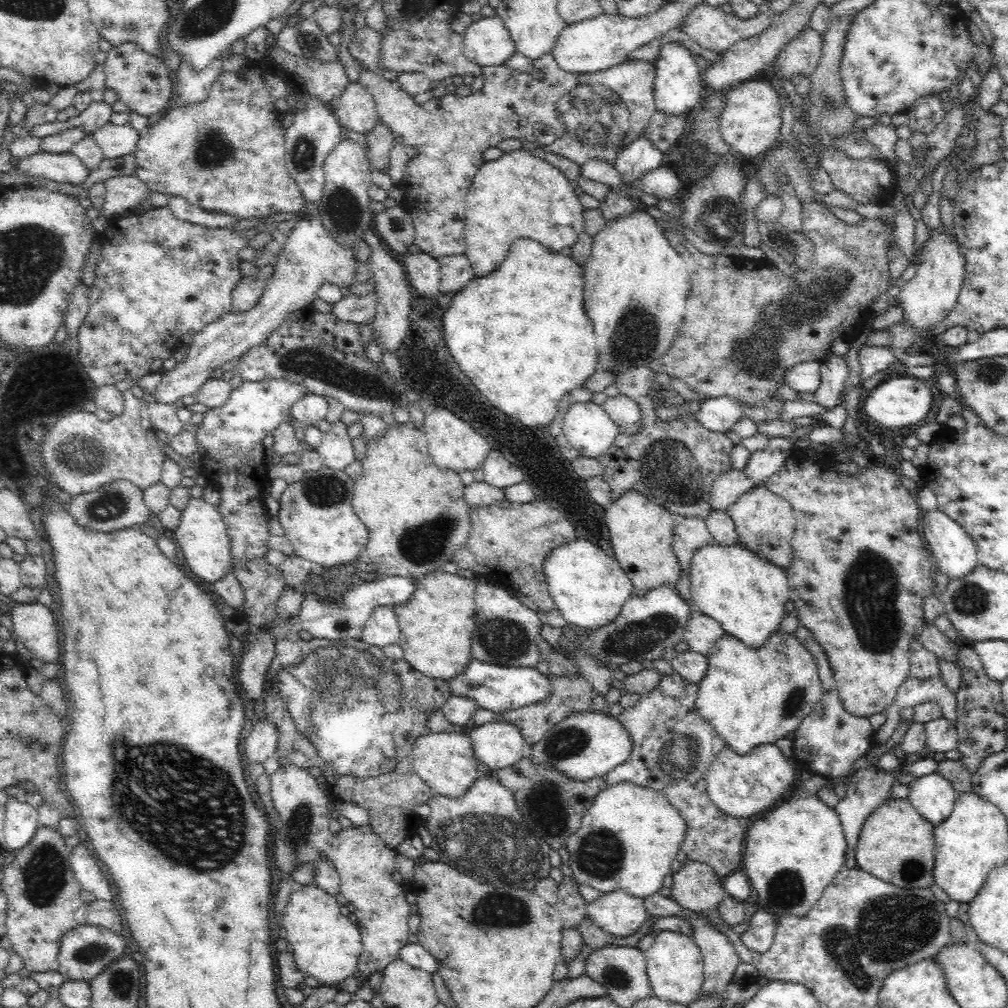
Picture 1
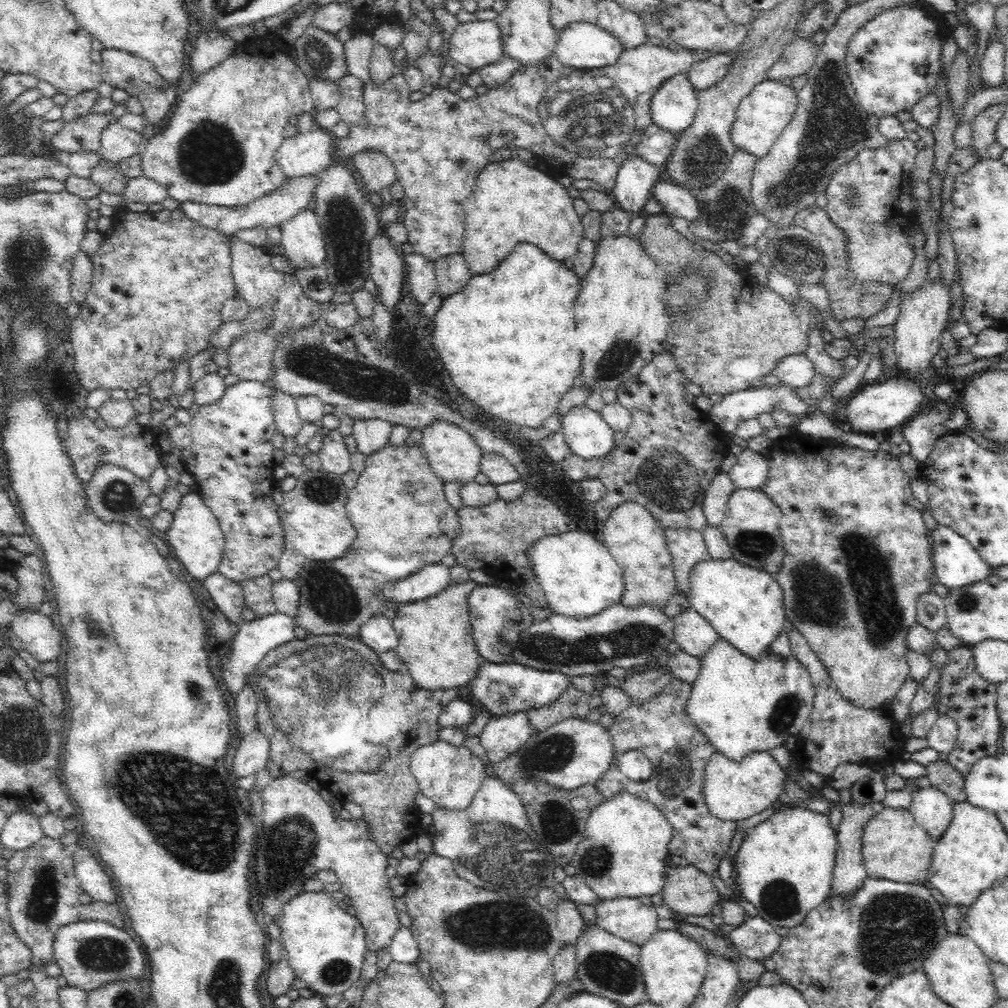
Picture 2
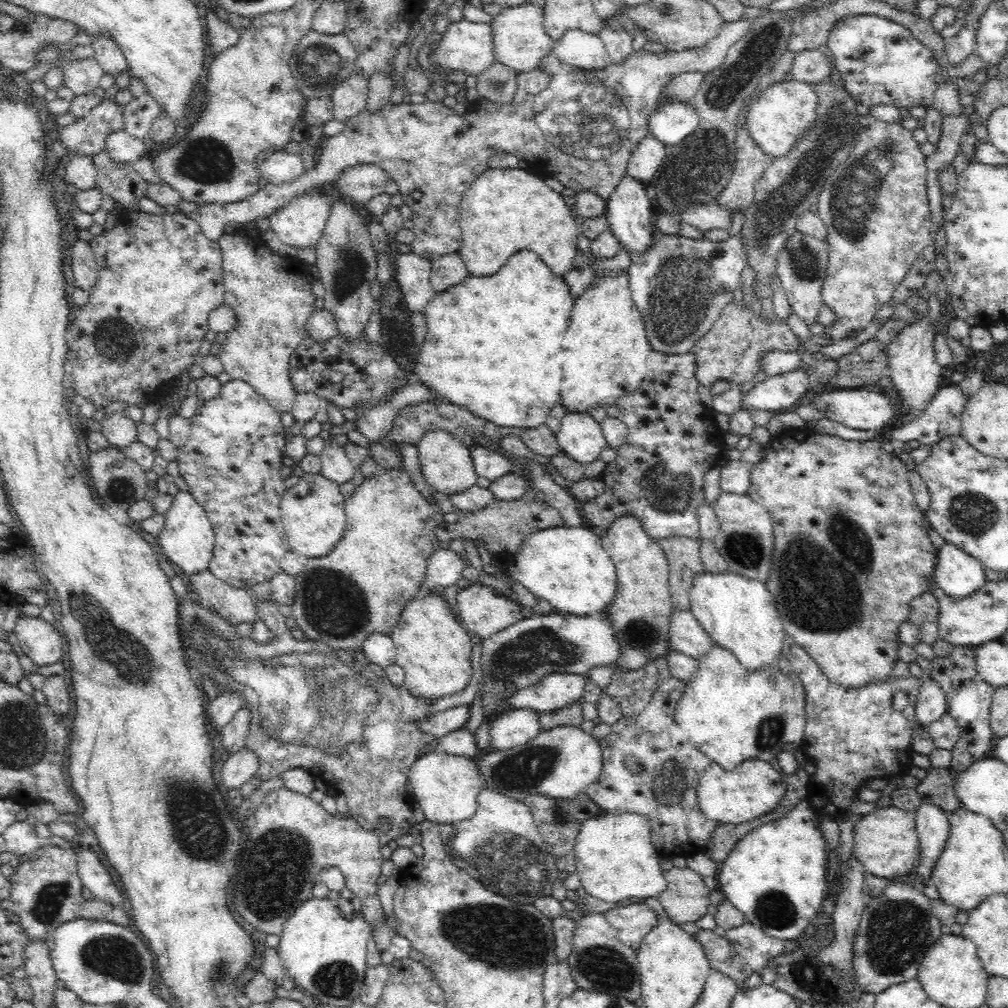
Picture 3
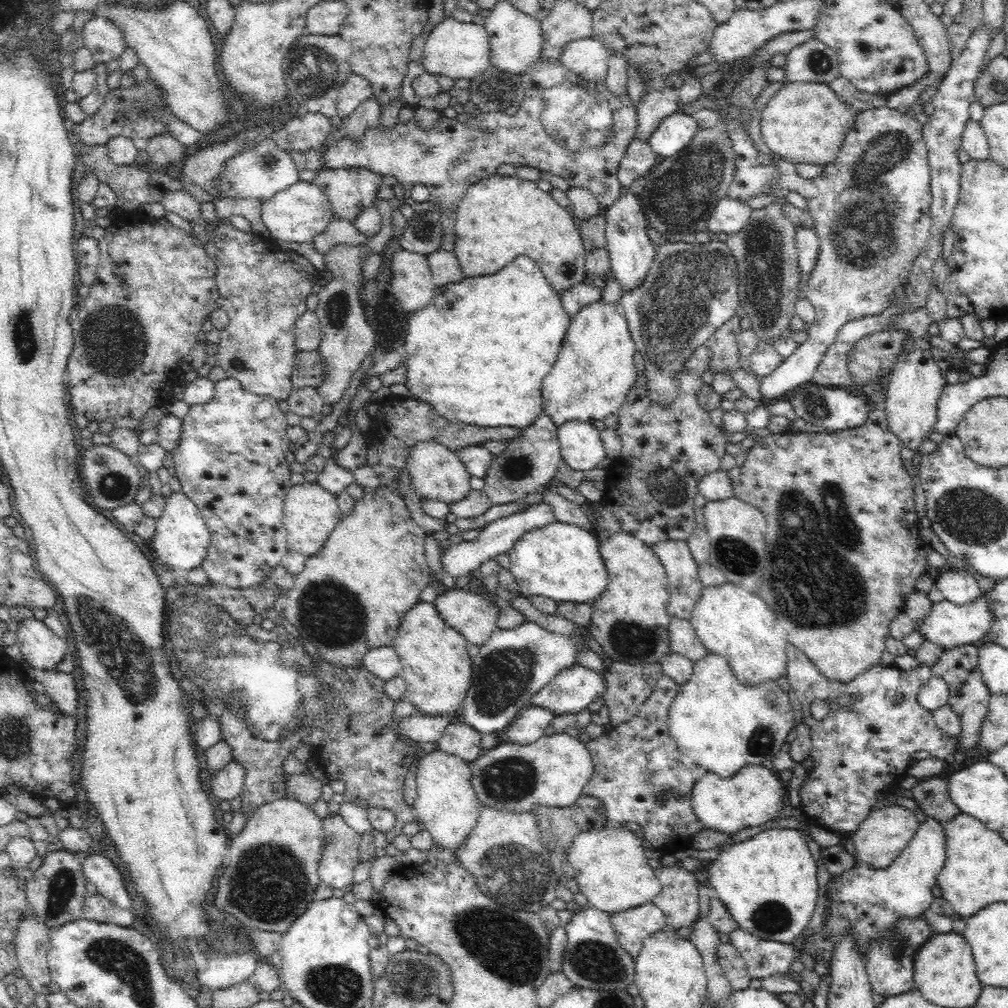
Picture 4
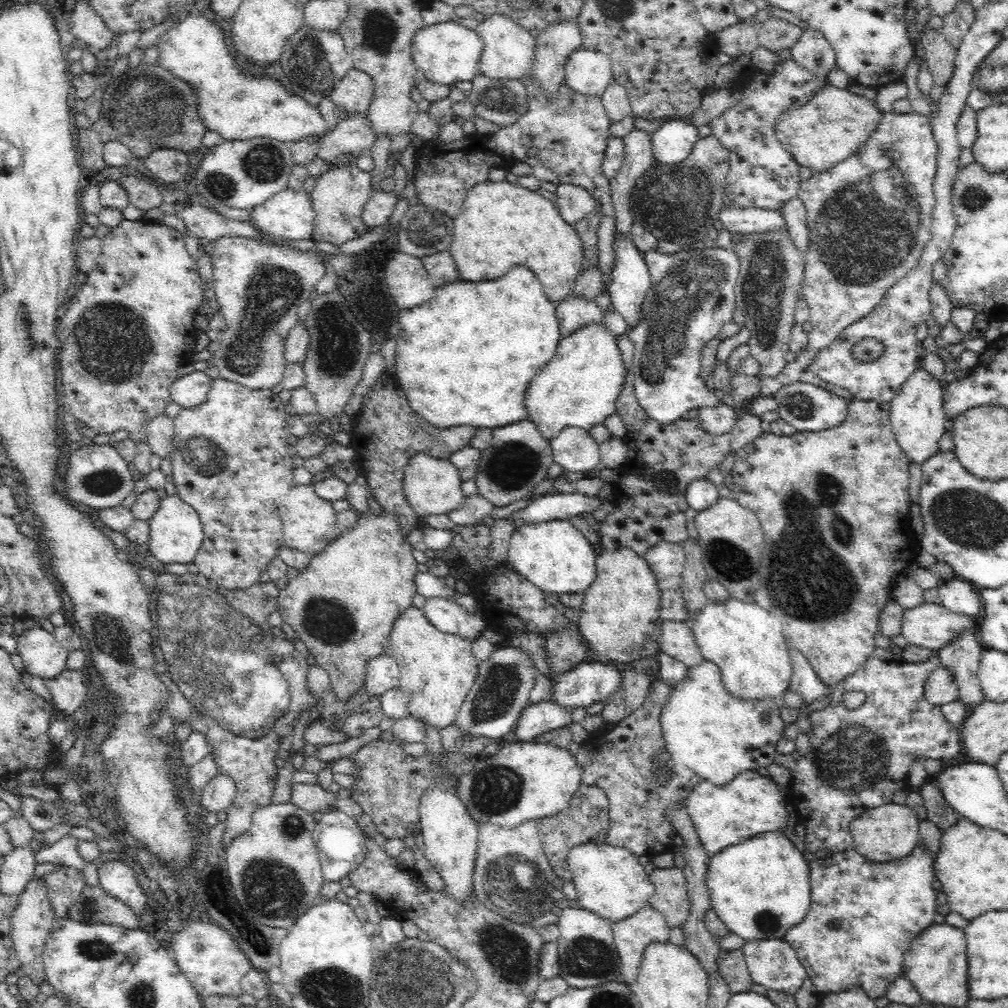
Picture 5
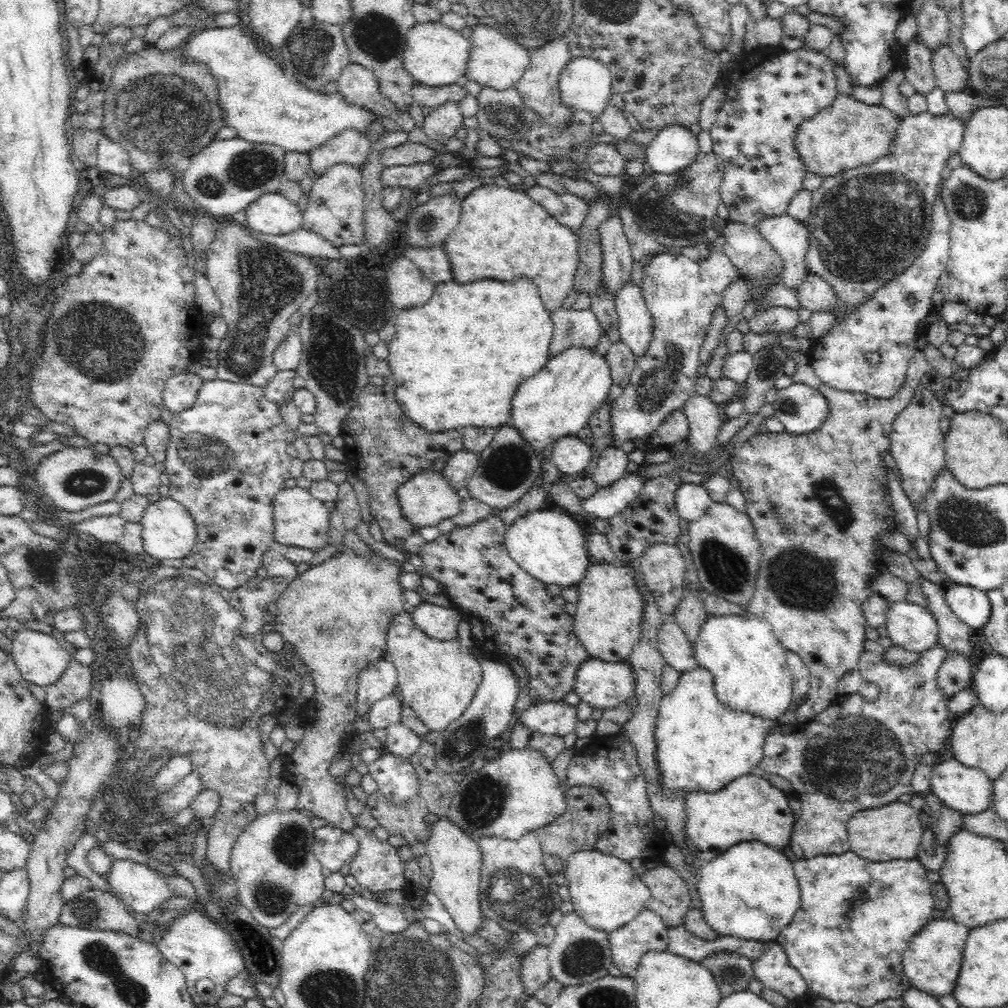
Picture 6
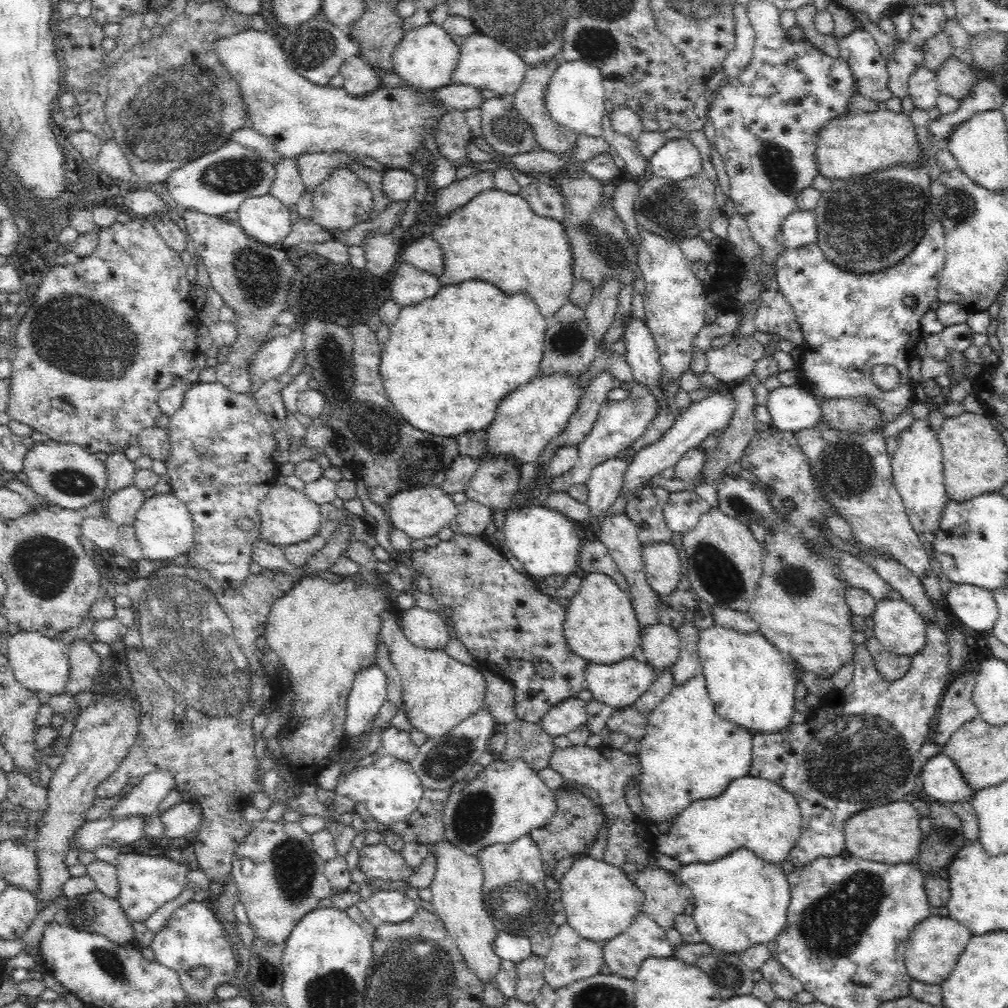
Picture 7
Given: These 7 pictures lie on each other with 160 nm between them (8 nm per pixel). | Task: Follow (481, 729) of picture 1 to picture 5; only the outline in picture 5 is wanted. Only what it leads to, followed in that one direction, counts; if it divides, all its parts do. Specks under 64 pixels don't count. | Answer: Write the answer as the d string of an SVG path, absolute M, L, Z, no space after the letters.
M542 701L531 703L518 717L514 734L519 741L528 742L545 732L570 726L572 709L559 706L558 703Z

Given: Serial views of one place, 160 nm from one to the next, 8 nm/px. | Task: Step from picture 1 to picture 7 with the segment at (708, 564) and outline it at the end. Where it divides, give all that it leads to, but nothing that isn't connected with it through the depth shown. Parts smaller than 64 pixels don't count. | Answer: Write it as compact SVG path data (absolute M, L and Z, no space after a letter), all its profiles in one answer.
M716 624L699 632L697 648L705 687L719 717L749 729L753 735L784 733L796 712L794 686L797 684L794 673L784 663L784 654L761 632L739 633Z

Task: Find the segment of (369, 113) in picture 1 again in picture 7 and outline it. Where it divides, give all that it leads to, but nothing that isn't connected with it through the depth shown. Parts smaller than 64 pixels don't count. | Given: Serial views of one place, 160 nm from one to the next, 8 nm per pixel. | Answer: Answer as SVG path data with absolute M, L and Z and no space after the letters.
M359 55L345 60L339 72L345 78L343 87L352 96L368 95L381 86L380 73L366 64Z

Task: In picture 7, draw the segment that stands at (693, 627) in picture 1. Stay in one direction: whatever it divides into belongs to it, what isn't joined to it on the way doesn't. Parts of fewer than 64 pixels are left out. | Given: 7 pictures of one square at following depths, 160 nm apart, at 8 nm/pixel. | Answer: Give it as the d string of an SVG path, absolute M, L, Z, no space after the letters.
M646 624L644 628L639 626L640 648L646 662L654 669L668 669L679 652L679 634L671 626L662 624Z

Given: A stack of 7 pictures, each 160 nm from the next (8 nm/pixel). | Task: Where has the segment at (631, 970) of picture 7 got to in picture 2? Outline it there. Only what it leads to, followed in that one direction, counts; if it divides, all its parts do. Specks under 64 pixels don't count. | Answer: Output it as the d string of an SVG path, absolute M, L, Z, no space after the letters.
M618 897L607 900L597 907L597 924L618 938L636 943L641 947L659 928L657 922L660 918L659 910L652 906L644 906L638 899Z

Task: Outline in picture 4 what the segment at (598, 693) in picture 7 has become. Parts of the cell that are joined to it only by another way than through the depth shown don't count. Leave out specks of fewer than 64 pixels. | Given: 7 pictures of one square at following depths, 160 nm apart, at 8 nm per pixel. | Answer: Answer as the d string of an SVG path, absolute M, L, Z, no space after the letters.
M574 664L570 668L562 668L556 676L544 688L541 688L534 696L531 696L530 705L548 708L556 715L571 714L575 715L580 710L584 710L600 698L606 690L606 681L603 674L598 674L585 666Z

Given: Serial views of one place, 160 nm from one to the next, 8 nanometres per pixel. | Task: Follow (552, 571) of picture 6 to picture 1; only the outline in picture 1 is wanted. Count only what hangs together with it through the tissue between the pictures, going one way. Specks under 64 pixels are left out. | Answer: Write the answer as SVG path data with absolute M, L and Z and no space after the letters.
M574 538L546 555L545 581L550 597L568 624L596 630L612 623L622 605L633 594L633 584L614 556L609 556L588 540Z

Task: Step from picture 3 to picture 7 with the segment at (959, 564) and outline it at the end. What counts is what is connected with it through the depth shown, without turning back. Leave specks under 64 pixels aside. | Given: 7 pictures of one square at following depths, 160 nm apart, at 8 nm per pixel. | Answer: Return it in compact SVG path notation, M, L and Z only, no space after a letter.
M957 584L944 596L944 606L964 626L984 632L991 630L998 618L998 605L993 591L971 584Z

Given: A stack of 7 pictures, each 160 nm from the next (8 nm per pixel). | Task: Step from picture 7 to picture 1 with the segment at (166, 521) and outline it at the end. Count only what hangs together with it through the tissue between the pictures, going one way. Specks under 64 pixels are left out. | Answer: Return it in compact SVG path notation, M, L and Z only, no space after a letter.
M191 498L186 508L181 511L180 522L170 533L170 536L176 544L181 546L181 552L184 553L187 566L204 582L220 580L233 567L226 525L217 508L205 502L202 498Z

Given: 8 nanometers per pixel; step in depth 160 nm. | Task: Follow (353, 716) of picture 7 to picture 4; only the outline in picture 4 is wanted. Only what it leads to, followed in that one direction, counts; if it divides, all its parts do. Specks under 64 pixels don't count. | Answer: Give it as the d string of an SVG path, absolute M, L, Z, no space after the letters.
M383 646L371 649L363 658L363 667L380 680L388 682L391 678L400 677L401 662L394 648Z

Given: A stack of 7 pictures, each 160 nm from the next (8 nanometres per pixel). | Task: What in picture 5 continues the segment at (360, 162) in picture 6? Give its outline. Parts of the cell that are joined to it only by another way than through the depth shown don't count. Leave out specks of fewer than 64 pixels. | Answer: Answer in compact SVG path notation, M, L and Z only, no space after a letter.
M351 113L347 120L339 121L328 134L318 140L316 154L329 167L334 167L335 158L339 154L354 156L356 160L376 139L367 115Z

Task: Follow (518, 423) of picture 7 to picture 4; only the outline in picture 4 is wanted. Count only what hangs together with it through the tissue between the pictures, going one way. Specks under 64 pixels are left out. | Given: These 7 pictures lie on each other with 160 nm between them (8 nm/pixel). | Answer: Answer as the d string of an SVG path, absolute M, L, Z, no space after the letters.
M594 301L583 305L572 317L562 342L562 352L550 376L542 382L544 414L555 426L560 427L568 421L594 425L622 407L637 376L632 358L636 349L622 315L614 304Z

